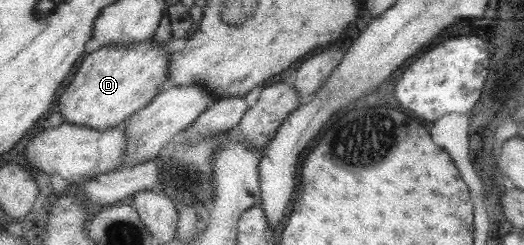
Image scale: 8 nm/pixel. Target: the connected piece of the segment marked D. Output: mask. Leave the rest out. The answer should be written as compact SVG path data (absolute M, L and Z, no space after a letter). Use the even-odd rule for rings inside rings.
M154 39L142 42L131 42L123 45L106 45L98 50L89 52L80 62L74 78L58 96L58 112L63 116L66 124L94 128L95 130L108 130L118 123L125 121L137 110L144 108L154 96L168 86L169 58L168 49L158 45Z

